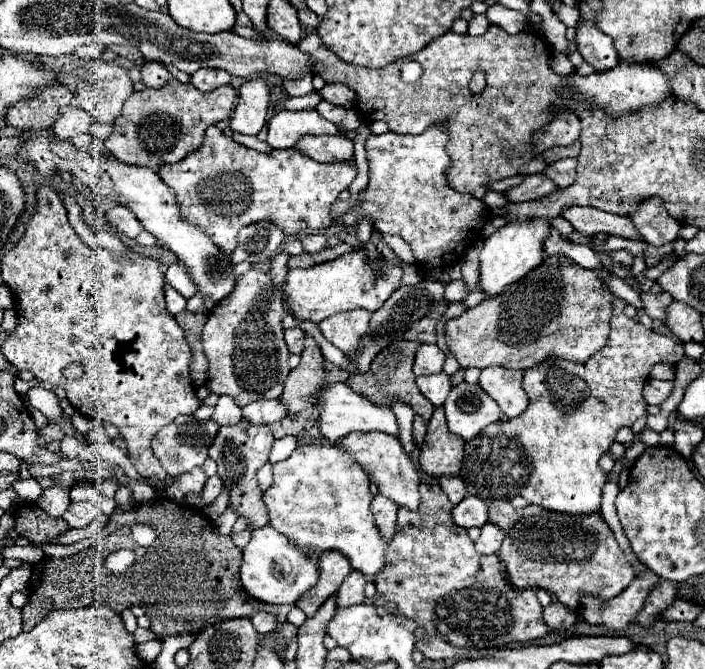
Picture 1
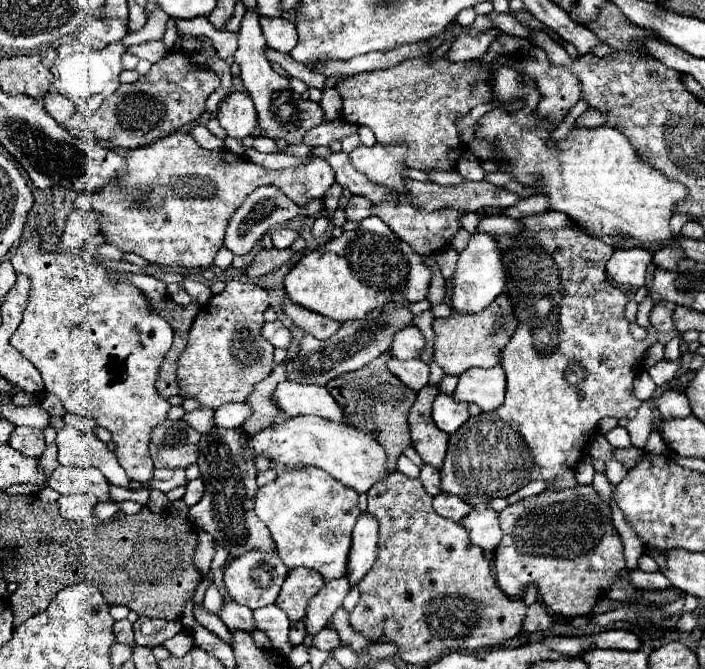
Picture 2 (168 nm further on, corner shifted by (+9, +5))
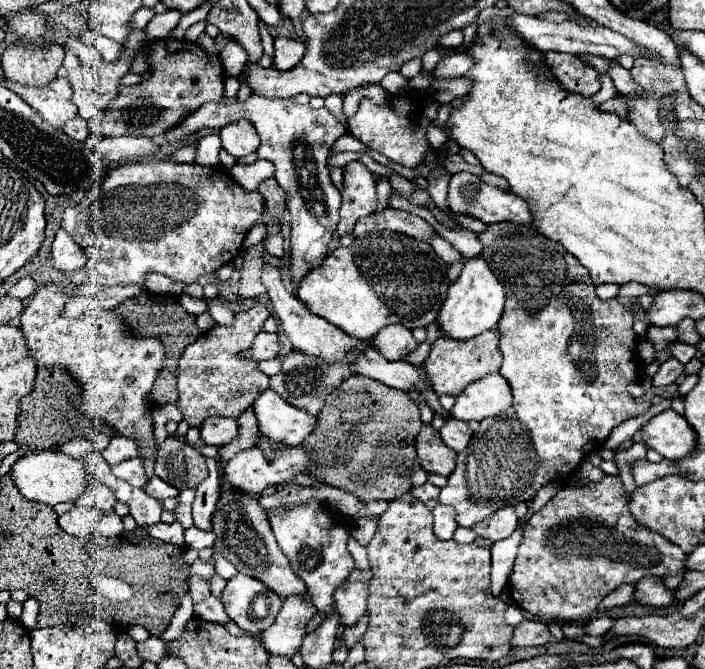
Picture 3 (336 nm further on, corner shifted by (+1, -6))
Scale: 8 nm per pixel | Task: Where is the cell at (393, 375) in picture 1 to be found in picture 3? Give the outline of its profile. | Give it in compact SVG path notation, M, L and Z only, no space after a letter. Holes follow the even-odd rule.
M352 375L328 395L314 431L302 443L314 461L308 475L356 495L362 503L398 499L412 489L410 475L416 471L414 439L420 427L418 405L404 391Z

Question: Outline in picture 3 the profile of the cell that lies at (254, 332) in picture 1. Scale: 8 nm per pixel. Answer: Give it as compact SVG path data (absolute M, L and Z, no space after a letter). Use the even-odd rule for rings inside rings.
M262 303L252 305L248 311L236 313L236 321L232 327L220 327L206 331L196 343L188 345L184 355L178 361L178 409L190 427L200 427L200 423L208 417L240 417L248 403L252 403L252 395L256 391L266 391L270 387L270 377L260 373L256 361L240 359L238 353L242 349L252 347L252 339L262 331L262 323L270 317L268 309ZM236 391L248 391L248 395L240 395L240 399L232 399Z

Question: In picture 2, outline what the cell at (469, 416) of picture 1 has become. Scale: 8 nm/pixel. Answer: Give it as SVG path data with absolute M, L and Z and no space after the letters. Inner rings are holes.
M442 392L434 400L432 418L440 430L444 430L446 434L452 434L470 418L468 402L456 402L452 394Z

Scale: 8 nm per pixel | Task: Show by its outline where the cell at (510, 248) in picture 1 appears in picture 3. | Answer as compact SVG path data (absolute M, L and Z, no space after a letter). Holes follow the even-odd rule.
M482 257L470 259L466 261L460 277L448 289L448 297L438 313L438 329L444 337L458 339L458 341L472 339L484 331L492 331L500 321L504 301L506 301L504 287L490 271L488 263Z

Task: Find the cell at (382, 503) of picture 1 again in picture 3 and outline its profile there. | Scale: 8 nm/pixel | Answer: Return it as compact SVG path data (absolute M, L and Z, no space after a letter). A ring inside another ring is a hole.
M354 569L350 579L342 583L334 591L334 611L338 611L340 625L352 627L366 611L368 603L368 583L372 579L372 571Z

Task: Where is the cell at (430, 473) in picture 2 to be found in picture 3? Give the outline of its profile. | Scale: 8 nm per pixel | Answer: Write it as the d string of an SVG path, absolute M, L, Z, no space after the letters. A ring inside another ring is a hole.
M424 483L424 485L420 485L420 487L412 487L410 489L410 493L418 499L418 501L422 501L428 509L434 509L436 505L438 505L438 487L436 485L432 485L432 483Z

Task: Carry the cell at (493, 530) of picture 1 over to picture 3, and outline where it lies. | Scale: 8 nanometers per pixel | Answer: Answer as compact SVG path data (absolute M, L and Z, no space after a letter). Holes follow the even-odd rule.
M504 507L504 509L498 509L496 513L492 513L482 523L478 523L474 527L474 531L480 537L488 537L492 541L500 541L500 539L510 537L516 527L518 527L518 517L516 517L514 507Z

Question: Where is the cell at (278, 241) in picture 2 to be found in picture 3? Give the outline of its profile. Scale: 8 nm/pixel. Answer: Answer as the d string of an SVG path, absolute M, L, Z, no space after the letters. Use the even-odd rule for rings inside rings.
M274 233L274 235L266 235L264 239L264 247L270 255L274 257L284 257L284 247L282 247L282 235Z

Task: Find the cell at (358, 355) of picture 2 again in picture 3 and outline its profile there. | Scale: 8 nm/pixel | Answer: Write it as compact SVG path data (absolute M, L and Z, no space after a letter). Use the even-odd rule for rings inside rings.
M292 351L282 359L282 371L274 377L270 377L270 389L274 389L284 401L288 401L294 407L302 407L310 415L318 415L318 411L324 405L326 395L332 393L346 377L352 375L352 355L344 359L344 363L320 363L320 359L312 359L310 355L304 355L302 351Z

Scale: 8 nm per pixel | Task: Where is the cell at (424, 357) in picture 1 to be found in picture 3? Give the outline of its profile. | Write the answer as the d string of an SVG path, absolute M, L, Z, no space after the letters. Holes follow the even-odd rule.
M388 325L372 337L372 347L388 361L398 361L416 349L416 341L412 337L412 331L408 331L406 327Z

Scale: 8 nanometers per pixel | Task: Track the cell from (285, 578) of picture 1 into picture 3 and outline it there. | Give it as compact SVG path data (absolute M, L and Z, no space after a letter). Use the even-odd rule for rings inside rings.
M236 573L228 581L220 601L228 617L250 635L260 635L268 629L282 607L282 599L274 591L244 573Z

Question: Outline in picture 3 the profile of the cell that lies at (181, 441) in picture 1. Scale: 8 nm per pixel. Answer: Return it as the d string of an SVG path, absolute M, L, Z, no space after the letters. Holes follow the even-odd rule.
M166 437L158 449L154 473L176 489L196 487L208 477L206 459L188 443L176 437Z

